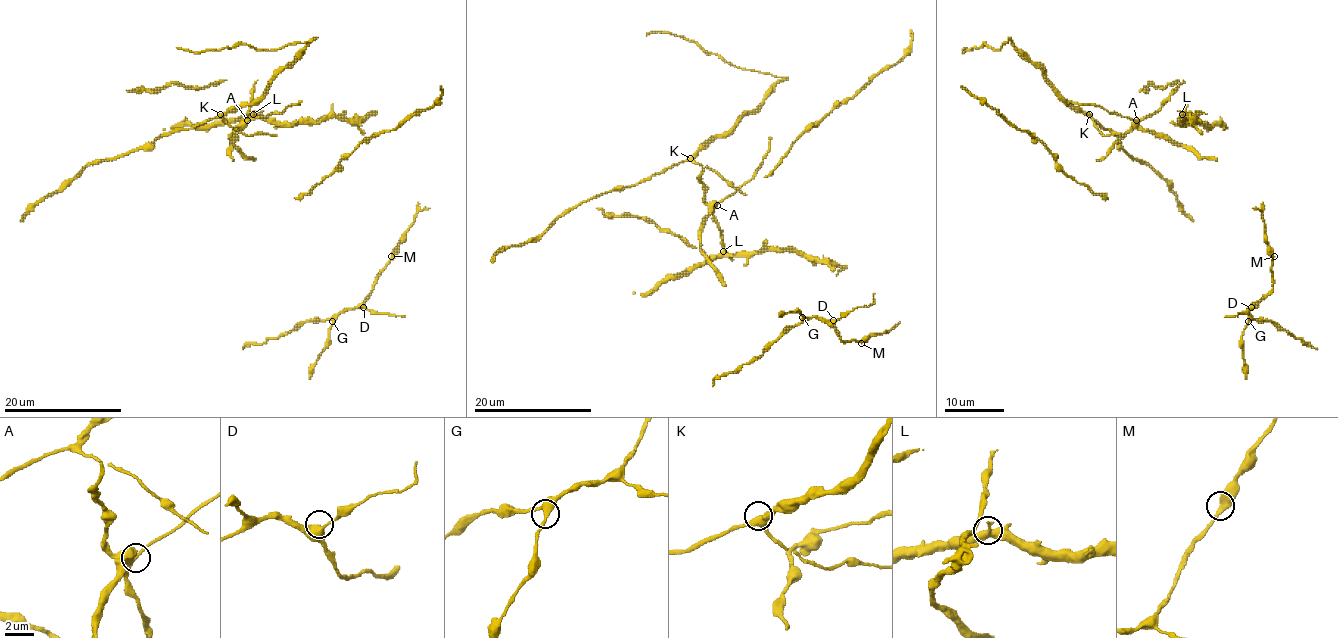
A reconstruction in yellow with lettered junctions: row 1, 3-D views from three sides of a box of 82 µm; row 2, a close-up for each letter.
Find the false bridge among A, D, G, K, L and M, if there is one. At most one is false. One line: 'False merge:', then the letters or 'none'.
False merge: A

